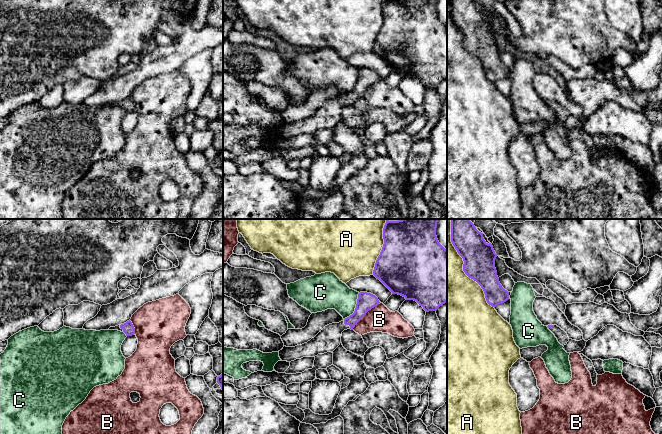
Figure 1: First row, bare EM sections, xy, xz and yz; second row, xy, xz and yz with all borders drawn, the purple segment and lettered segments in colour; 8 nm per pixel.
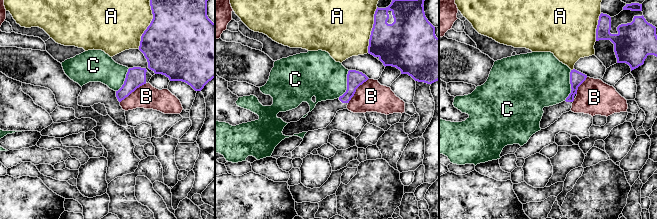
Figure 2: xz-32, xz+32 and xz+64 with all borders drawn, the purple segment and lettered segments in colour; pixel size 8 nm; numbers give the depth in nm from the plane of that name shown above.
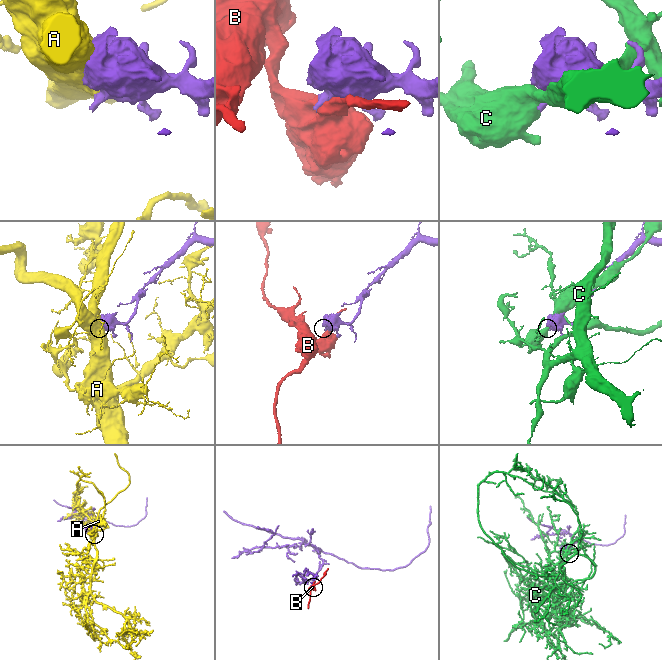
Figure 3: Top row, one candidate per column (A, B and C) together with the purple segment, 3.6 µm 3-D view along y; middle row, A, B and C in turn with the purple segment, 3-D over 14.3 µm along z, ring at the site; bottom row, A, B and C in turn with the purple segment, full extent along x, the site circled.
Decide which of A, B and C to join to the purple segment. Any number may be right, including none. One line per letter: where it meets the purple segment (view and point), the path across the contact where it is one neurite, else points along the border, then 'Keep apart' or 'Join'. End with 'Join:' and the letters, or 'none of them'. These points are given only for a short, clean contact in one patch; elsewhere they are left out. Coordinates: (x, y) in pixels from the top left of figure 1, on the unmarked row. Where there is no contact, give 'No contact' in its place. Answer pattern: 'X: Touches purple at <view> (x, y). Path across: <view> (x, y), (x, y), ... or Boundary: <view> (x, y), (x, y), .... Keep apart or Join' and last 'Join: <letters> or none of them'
A: Touches purple at yz (463, 44). Keep apart
B: Touches purple at xz (365, 90). Keep apart
C: Touches purple at xz (356, 83). Keep apart
Join: none of them

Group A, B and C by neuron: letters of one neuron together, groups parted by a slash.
A / B / C

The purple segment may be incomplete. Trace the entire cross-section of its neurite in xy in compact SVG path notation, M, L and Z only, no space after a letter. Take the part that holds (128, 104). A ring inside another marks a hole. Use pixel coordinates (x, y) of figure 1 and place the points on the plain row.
M130 96L124 100L115 103L110 103L108 106L118 106L124 108L126 112L132 112L135 110L135 104Z

